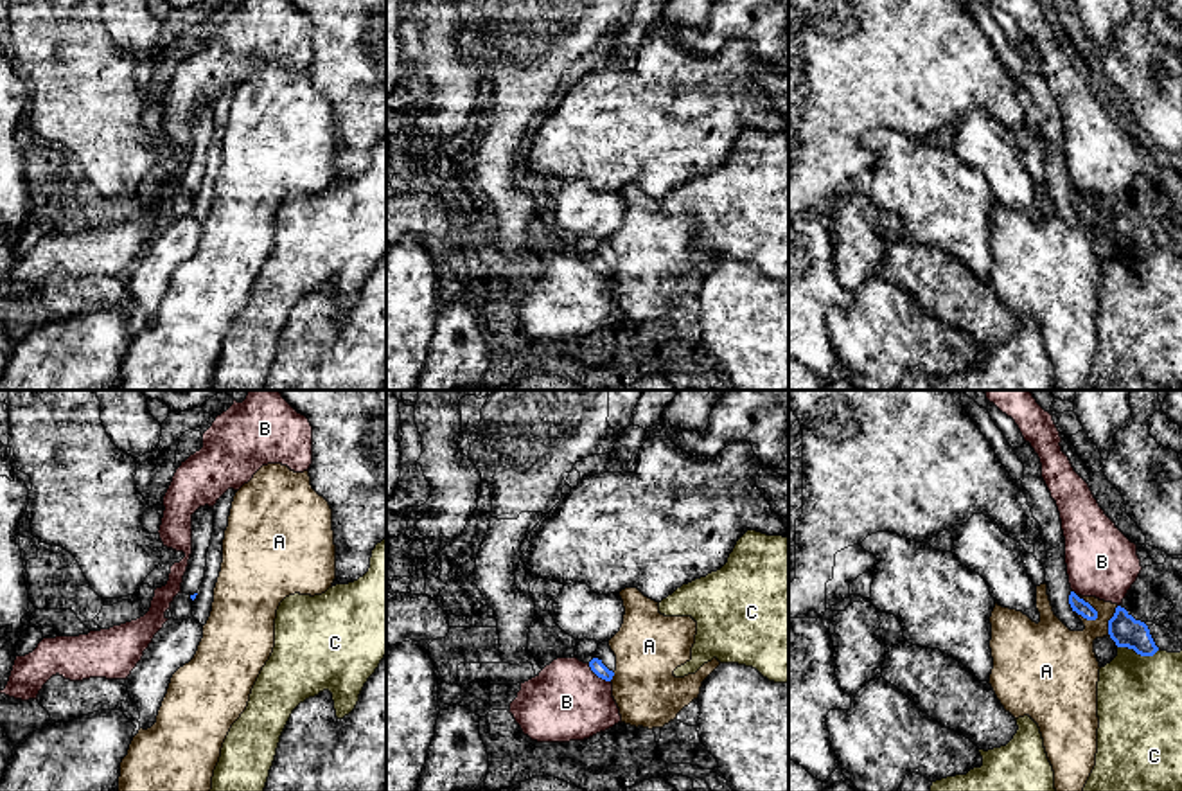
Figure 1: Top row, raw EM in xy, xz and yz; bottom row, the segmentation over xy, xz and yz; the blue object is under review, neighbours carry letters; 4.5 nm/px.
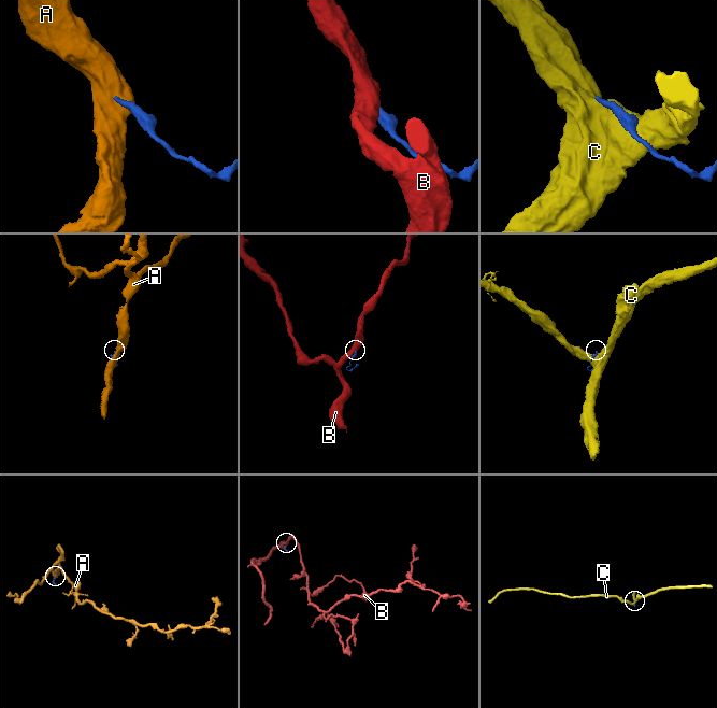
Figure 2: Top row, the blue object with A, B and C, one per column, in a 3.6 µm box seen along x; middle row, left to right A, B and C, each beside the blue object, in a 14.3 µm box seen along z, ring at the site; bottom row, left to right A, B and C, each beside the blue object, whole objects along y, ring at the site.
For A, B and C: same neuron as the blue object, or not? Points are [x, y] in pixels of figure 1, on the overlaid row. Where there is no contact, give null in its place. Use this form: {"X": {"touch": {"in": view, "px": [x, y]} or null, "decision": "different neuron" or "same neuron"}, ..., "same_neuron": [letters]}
{"A": {"touch": {"in": "yz", "px": [1091, 606]}, "decision": "different neuron"}, "B": {"touch": {"in": "xz", "px": [599, 676]}, "decision": "different neuron"}, "C": {"touch": {"in": "yz", "px": [1139, 653]}, "decision": "different neuron"}, "same_neuron": []}

